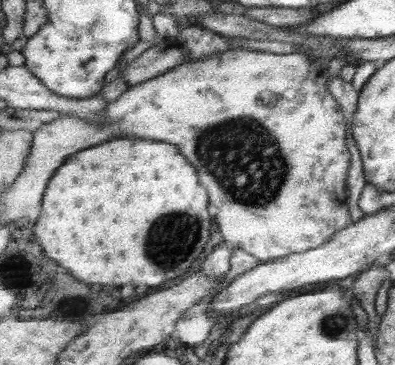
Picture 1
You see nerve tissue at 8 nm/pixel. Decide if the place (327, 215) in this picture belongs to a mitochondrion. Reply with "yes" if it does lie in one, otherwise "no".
no

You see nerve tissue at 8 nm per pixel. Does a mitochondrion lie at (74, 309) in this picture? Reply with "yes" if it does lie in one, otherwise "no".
no

